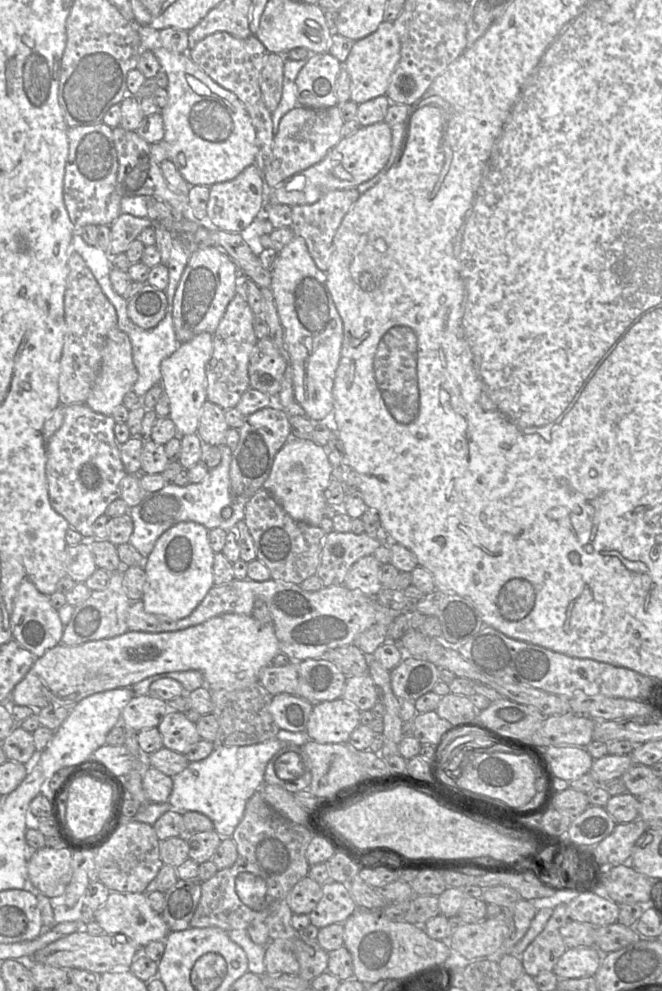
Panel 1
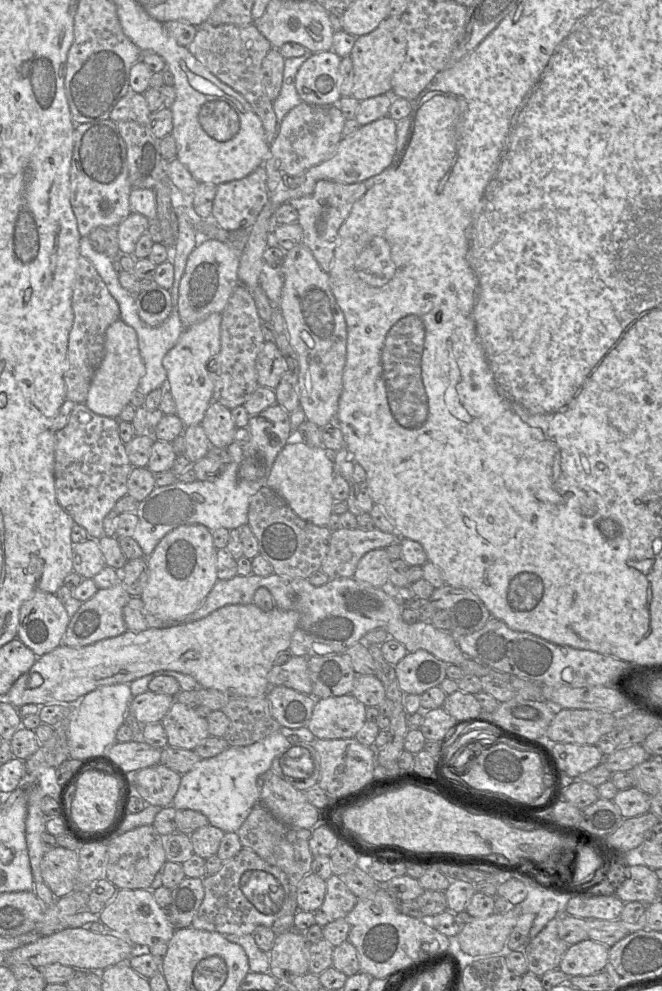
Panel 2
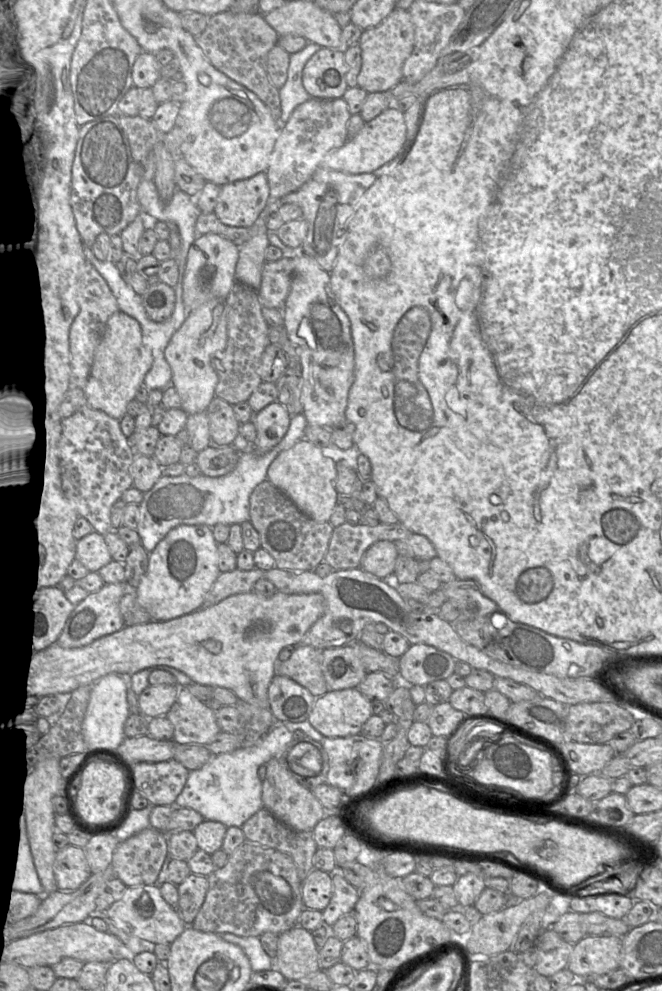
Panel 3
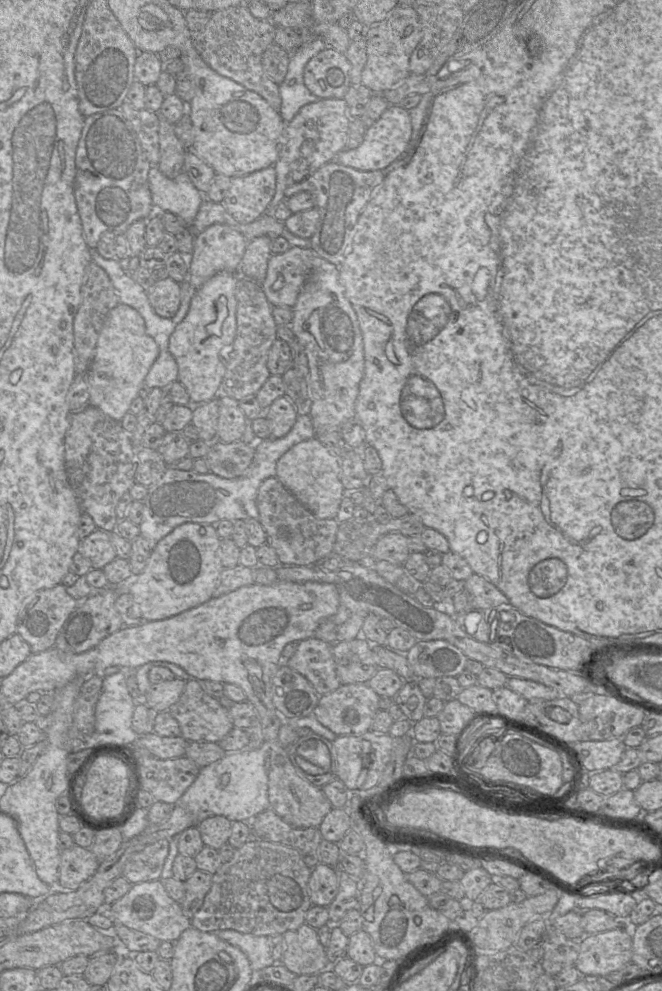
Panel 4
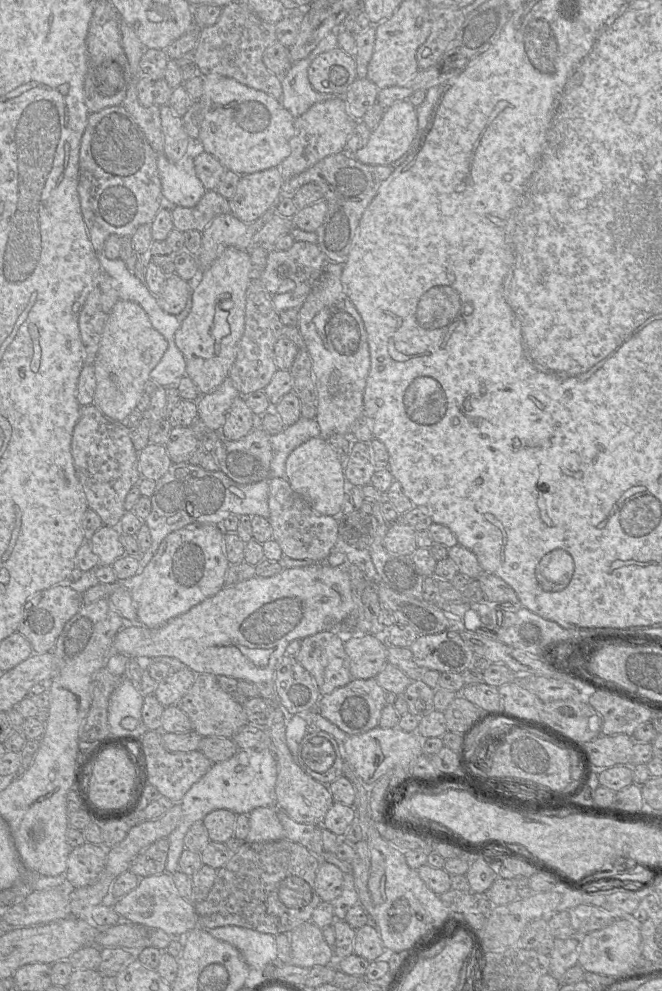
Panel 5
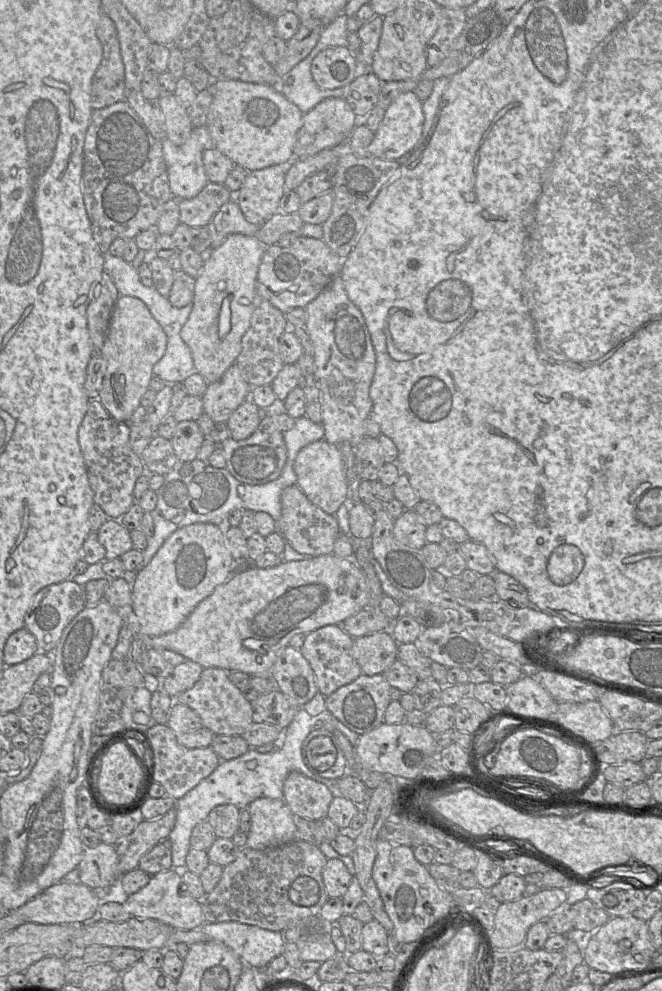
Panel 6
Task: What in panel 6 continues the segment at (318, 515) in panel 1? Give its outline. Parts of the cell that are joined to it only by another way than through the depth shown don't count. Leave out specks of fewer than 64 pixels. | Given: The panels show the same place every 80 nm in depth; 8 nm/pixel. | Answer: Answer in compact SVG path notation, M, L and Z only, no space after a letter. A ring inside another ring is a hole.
M325 439L308 444L298 453L294 471L297 477L296 485L308 499L324 512L335 515L348 493L348 481L338 445Z

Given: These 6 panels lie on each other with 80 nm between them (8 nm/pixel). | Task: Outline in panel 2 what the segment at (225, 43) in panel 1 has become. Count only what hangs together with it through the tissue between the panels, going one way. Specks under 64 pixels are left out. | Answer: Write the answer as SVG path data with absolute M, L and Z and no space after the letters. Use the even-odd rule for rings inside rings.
M206 21L199 25L194 40L188 46L190 53L220 81L240 93L260 118L267 142L275 139L276 114L262 81L262 63L272 49L271 43L251 23L246 27L232 24L212 26Z

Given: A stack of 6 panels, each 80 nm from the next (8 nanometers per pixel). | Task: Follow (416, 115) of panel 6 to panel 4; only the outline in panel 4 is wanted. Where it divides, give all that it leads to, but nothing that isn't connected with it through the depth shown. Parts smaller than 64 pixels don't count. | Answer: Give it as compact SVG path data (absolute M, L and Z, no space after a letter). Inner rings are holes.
M389 105L381 117L366 129L362 143L355 149L345 149L334 159L338 163L360 171L383 170L402 158L411 145L410 114L399 105Z

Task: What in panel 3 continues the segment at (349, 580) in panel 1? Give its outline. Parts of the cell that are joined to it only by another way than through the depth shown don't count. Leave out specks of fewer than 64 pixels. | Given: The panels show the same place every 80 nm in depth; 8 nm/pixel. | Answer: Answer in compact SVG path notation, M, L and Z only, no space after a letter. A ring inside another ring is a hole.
M381 540L368 548L362 557L360 567L381 580L390 580L398 556L394 542Z

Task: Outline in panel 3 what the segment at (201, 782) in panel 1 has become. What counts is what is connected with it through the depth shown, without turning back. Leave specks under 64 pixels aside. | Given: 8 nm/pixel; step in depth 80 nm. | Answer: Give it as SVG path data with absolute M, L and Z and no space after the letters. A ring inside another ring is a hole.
M277 723L260 741L251 746L242 746L232 752L213 756L201 768L190 771L182 792L178 795L175 806L191 808L199 812L205 820L223 823L226 827L242 827L257 811L263 808L262 780L258 775L259 768L274 757L282 757L287 746L293 740L294 732L284 724Z

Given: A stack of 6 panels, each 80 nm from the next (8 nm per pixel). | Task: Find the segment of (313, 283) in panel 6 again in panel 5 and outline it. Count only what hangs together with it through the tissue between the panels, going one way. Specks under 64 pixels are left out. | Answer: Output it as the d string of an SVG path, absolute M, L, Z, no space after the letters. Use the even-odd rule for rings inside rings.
M295 241L287 250L270 248L260 279L276 311L299 309L331 262L317 243Z

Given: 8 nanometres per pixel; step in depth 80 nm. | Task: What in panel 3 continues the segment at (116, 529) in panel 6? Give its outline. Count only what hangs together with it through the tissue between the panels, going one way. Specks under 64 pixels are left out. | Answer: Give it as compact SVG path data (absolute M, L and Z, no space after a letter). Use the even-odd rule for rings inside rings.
M94 530L76 542L75 559L89 572L98 572L112 560L112 557L104 536Z

